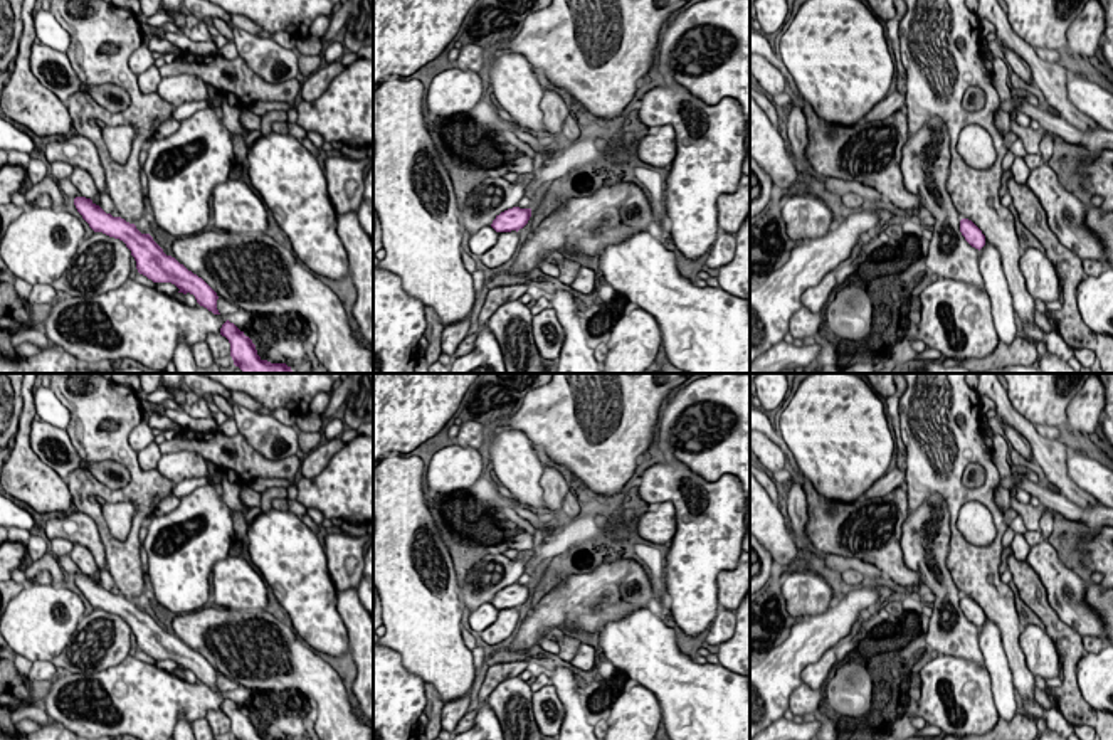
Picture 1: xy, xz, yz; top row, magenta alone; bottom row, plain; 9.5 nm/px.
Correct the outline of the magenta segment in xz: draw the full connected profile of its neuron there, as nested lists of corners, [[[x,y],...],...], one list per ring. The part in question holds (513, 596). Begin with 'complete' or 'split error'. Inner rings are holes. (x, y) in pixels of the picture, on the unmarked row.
complete; [[[513,584],[496,592],[491,604],[496,609],[511,609],[511,607],[518,609],[528,600],[530,594],[531,594],[531,585]]]

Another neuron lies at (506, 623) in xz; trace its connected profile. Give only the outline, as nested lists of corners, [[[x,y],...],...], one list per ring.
[[[516,607],[499,609],[498,619],[486,627],[479,636],[486,644],[498,644],[509,637],[518,627],[520,610]]]

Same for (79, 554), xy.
[[[74,543],[69,557],[86,575],[94,575],[94,572],[98,570],[96,558],[84,545]]]

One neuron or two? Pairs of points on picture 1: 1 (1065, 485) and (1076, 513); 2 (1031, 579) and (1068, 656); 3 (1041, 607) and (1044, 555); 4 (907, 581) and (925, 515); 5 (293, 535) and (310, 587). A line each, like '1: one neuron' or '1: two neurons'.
1: two neurons
2: one neuron
3: two neurons
4: two neurons
5: one neuron

